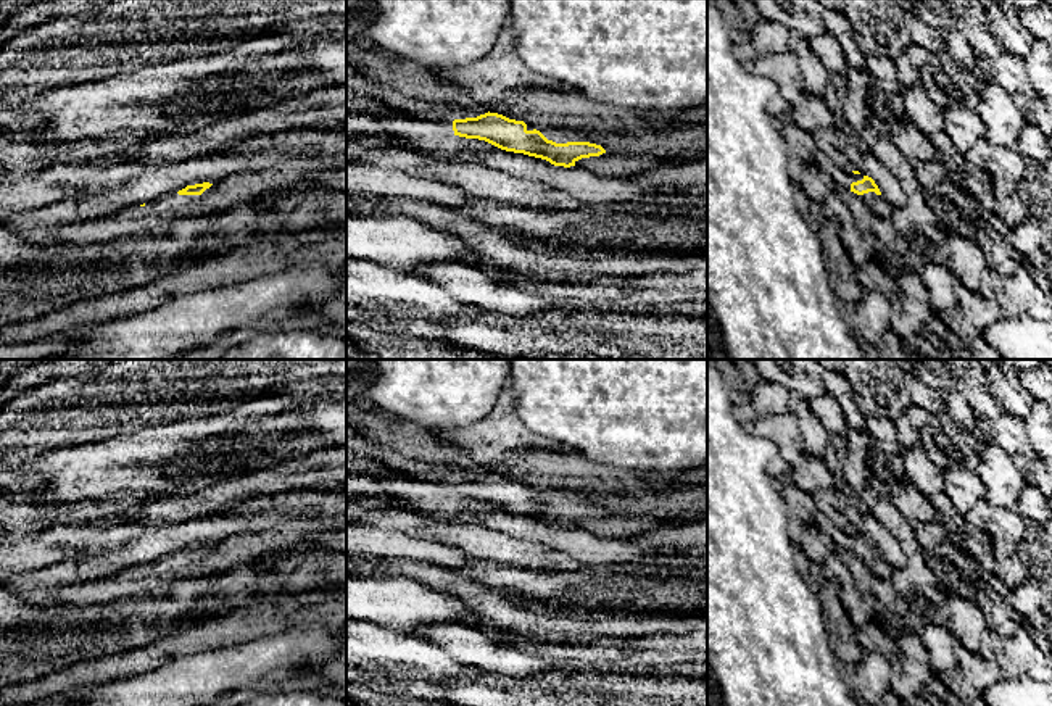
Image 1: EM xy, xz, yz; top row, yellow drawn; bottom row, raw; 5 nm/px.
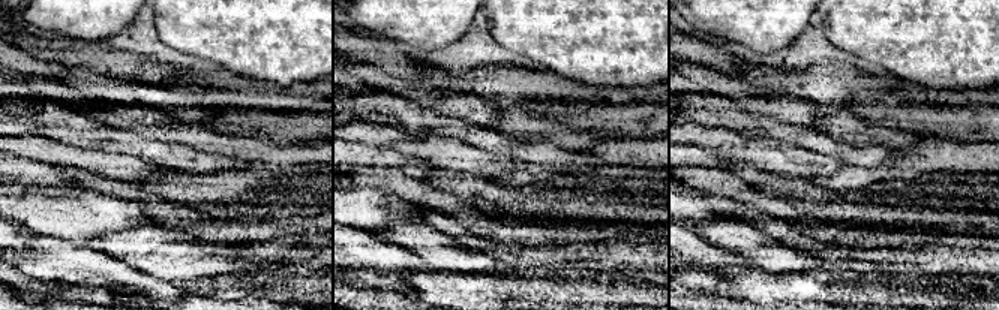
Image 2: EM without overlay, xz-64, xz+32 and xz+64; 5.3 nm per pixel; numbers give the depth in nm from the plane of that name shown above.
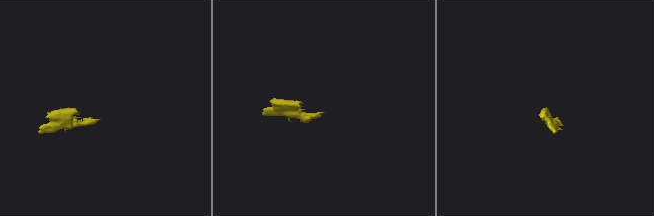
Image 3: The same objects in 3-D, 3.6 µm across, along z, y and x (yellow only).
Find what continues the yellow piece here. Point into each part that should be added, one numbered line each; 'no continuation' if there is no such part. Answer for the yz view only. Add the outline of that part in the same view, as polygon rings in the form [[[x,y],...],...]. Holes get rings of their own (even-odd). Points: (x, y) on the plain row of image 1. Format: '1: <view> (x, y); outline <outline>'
1: yz (877, 564); outline [[[868,553],[860,556],[868,571],[876,577],[876,579],[889,579],[894,567],[886,563],[883,556],[876,556],[875,553]]]

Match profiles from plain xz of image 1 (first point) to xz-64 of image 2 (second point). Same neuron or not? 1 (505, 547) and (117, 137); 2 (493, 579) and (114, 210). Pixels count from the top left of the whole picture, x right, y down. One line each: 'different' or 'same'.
1: same
2: different

